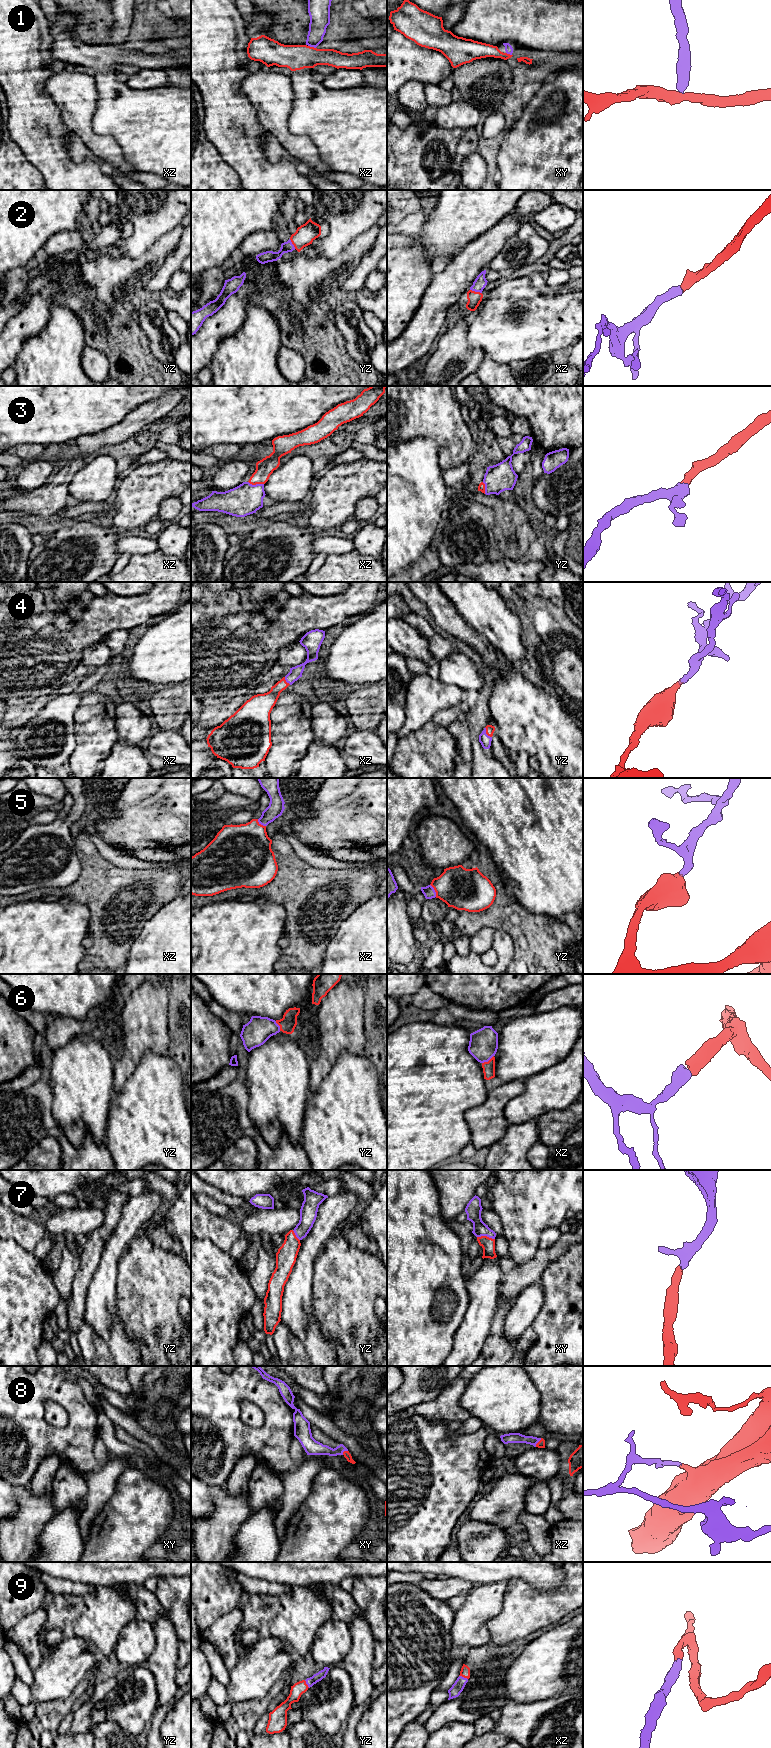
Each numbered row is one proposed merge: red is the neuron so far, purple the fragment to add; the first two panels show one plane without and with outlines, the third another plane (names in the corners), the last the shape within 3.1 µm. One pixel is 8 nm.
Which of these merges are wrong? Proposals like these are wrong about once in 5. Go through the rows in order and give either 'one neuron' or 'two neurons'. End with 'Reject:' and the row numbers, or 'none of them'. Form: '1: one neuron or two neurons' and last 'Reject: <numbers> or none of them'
1: one neuron
2: one neuron
3: one neuron
4: one neuron
5: one neuron
6: one neuron
7: one neuron
8: one neuron
9: one neuron
Reject: none of them

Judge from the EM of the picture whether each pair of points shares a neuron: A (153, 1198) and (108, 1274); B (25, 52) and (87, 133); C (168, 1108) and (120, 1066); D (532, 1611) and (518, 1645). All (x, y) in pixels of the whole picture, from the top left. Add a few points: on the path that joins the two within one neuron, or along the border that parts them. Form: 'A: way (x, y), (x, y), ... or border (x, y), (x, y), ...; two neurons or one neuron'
A: way (134, 1217), (111, 1255); one neuron
B: border (54, 73), (46, 81), (46, 91), (55, 102); two neurons
C: border (143, 1054), (116, 1093); two neurons
D: border (533, 1632), (497, 1646); two neurons

